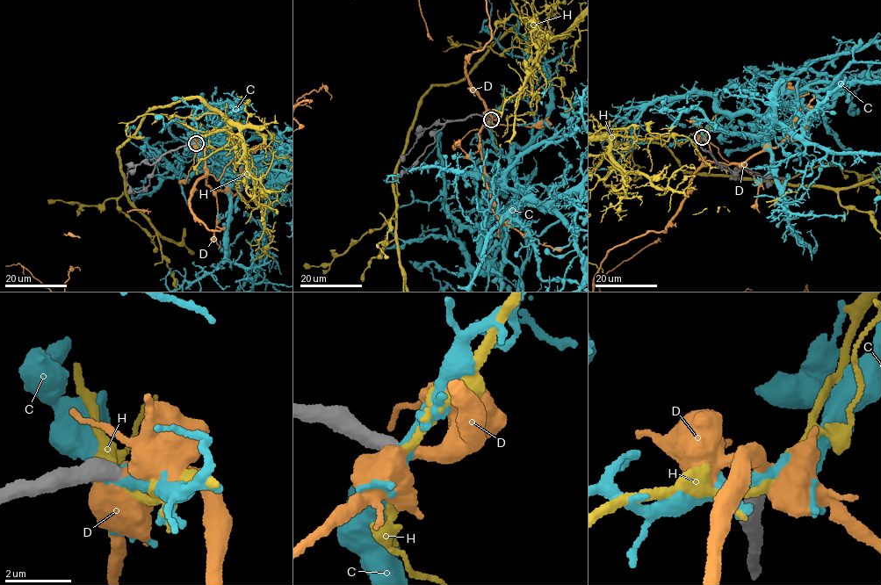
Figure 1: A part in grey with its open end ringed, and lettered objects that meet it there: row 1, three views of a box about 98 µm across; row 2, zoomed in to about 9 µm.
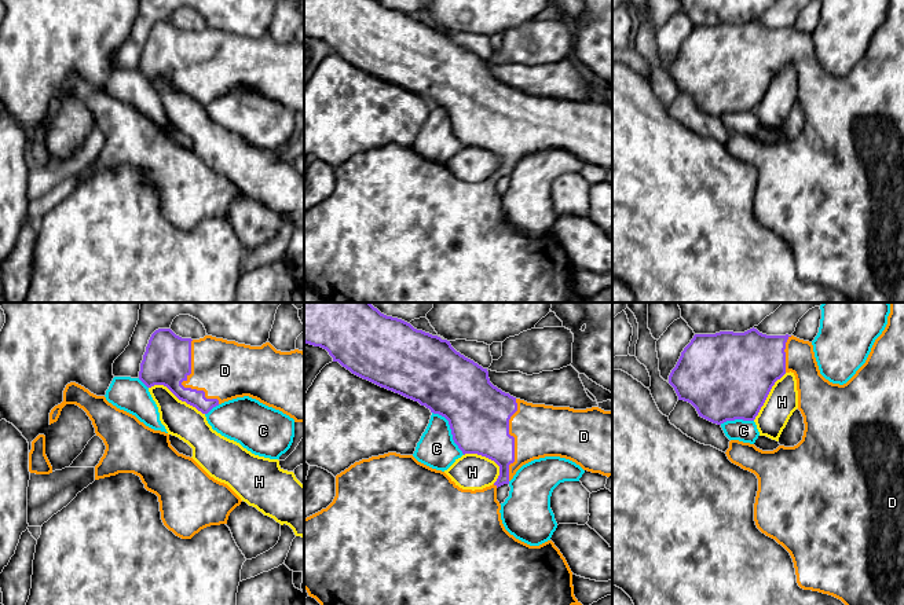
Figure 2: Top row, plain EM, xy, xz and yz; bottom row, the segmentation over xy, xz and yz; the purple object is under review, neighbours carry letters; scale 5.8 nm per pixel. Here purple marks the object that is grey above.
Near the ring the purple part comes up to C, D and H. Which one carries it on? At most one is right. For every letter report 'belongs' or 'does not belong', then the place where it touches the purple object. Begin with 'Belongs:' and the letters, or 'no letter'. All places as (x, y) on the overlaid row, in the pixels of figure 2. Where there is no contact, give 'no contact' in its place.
Belongs: D
C: does not belong; meets purple in xz at (452, 431)
D: belongs; meets purple in xy at (182, 381)
H: does not belong; meets purple in xy at (176, 396)

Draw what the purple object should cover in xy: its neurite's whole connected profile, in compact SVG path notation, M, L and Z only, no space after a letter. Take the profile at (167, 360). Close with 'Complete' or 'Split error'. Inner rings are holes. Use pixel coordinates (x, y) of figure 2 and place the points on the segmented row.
M171 329L155 330L140 363L139 380L147 386L166 386L179 400L208 414L213 407L249 396L304 422L304 352L277 351L270 342L250 346L212 336L182 338Z. Split error

